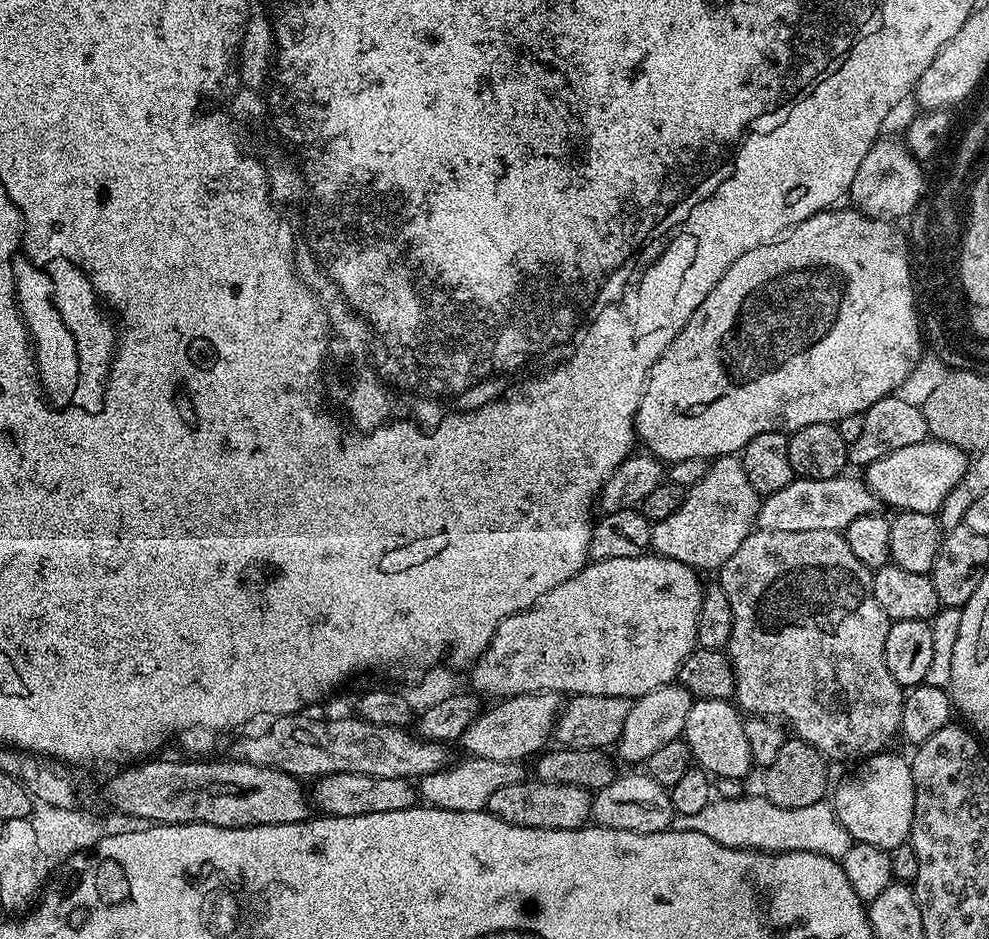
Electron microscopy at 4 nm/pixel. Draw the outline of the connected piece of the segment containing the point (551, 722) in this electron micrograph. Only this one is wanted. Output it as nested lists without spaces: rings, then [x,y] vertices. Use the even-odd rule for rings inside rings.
[[[531,692],[530,694],[522,694],[521,696],[509,696],[501,699],[492,709],[481,711],[480,715],[469,728],[464,731],[462,737],[462,745],[464,744],[465,753],[477,756],[478,758],[490,758],[494,762],[517,762],[527,761],[529,758],[535,757],[537,754],[545,751],[544,744],[554,736],[556,720],[560,716],[562,707],[562,696],[558,692]]]

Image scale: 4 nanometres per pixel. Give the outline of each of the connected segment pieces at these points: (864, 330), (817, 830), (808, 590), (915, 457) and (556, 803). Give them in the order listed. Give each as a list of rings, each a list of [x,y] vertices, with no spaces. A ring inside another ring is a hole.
[[[833,206],[822,212],[815,212],[800,224],[787,229],[783,236],[777,236],[769,244],[758,246],[738,258],[722,274],[714,290],[706,294],[704,300],[697,303],[694,314],[686,322],[670,346],[654,362],[648,371],[648,380],[644,383],[644,392],[640,396],[640,405],[634,417],[634,427],[639,443],[644,443],[651,455],[664,462],[675,462],[686,458],[708,460],[717,456],[730,456],[739,453],[758,434],[782,432],[791,434],[802,426],[815,424],[836,424],[848,415],[863,413],[874,402],[884,396],[893,395],[896,388],[912,372],[922,348],[922,333],[918,323],[913,320],[912,298],[909,292],[908,274],[910,240],[891,224],[891,219],[877,218],[875,215],[863,216],[852,208]]]
[[[763,795],[713,799],[711,804],[702,806],[698,814],[676,816],[675,831],[694,830],[714,838],[722,846],[731,848],[758,848],[765,852],[820,852],[824,856],[842,858],[854,843],[850,833],[838,822],[832,805],[821,802],[801,808],[779,808],[764,799]]]
[[[753,530],[749,536],[734,550],[729,560],[719,569],[718,586],[730,598],[730,614],[734,614],[734,626],[730,634],[730,642],[726,655],[732,661],[732,668],[736,671],[735,703],[741,713],[751,714],[753,717],[779,718],[785,725],[793,728],[795,735],[814,746],[829,761],[852,760],[860,762],[869,756],[885,751],[888,744],[900,731],[902,706],[904,705],[905,689],[894,682],[894,674],[886,667],[886,634],[890,623],[888,615],[878,606],[878,598],[874,598],[872,589],[873,569],[862,566],[858,557],[846,546],[843,535],[830,530]]]
[[[929,438],[914,446],[902,446],[902,450],[894,450],[894,454],[886,454],[886,458],[878,458],[878,462],[867,465],[866,483],[883,503],[885,500],[896,508],[894,510],[936,514],[954,486],[962,482],[969,463],[969,453],[958,446]]]
[[[525,778],[517,784],[502,786],[496,793],[490,794],[487,811],[502,822],[510,822],[514,826],[574,830],[585,827],[592,820],[592,798],[593,793],[589,789],[579,788],[573,784]]]

